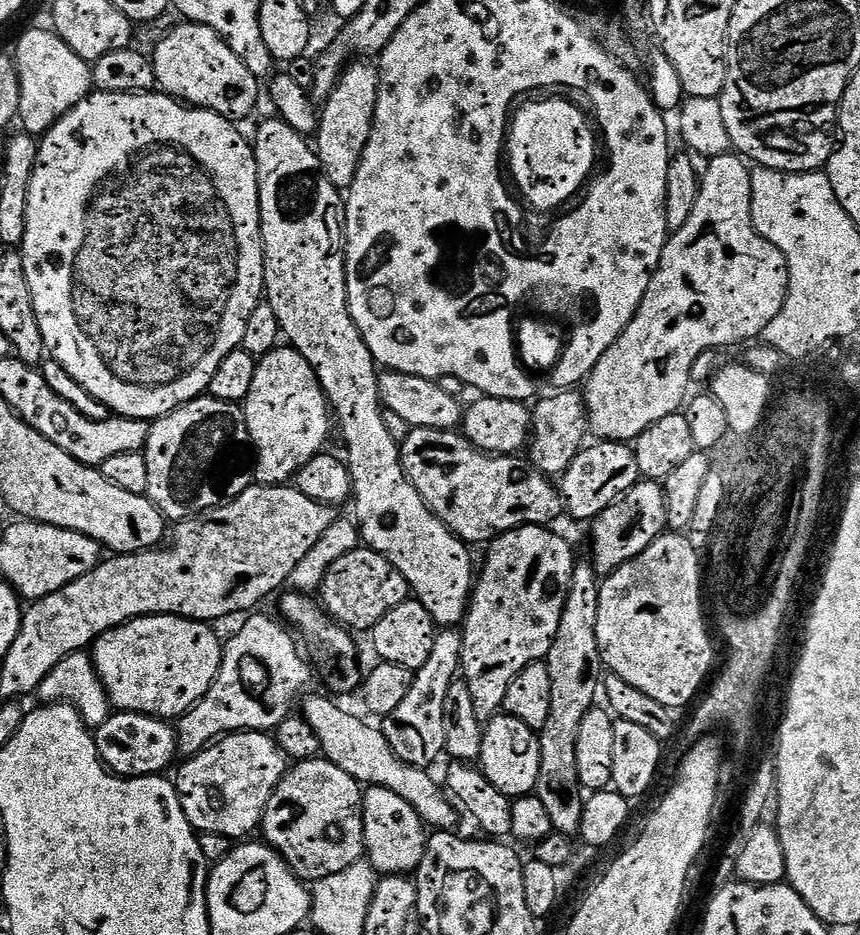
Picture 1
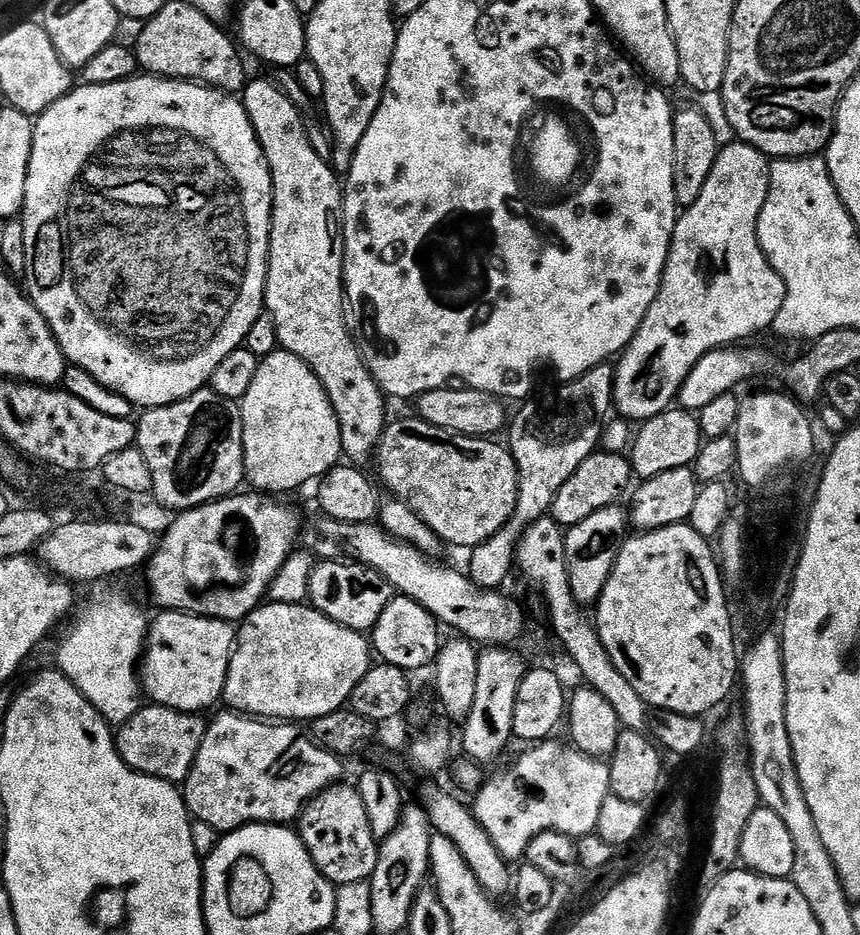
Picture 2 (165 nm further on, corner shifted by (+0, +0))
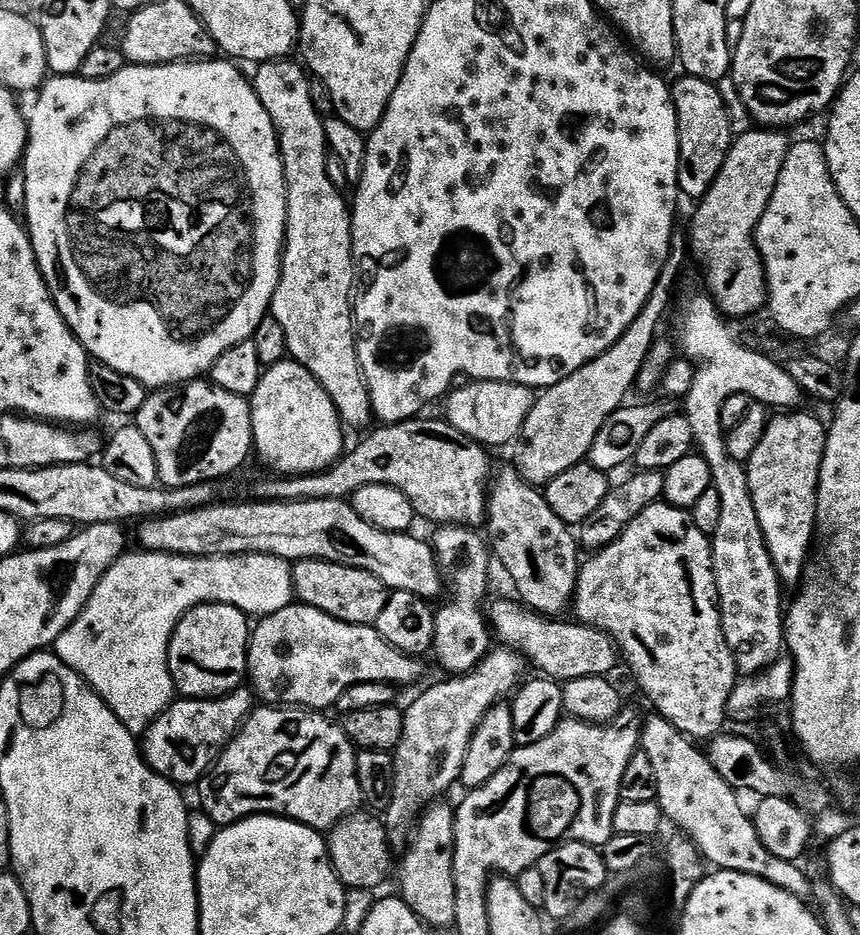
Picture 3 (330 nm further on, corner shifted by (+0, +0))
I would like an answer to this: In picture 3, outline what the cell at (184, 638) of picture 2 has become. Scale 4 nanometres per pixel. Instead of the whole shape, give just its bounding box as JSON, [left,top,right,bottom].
[168,604,249,700]

